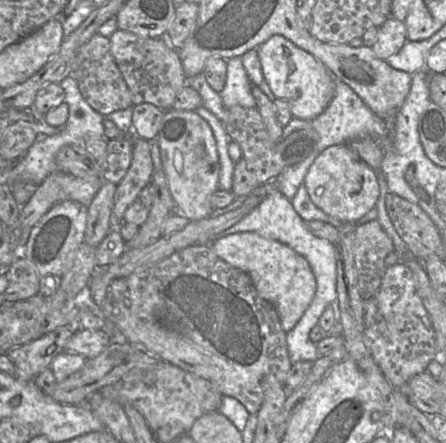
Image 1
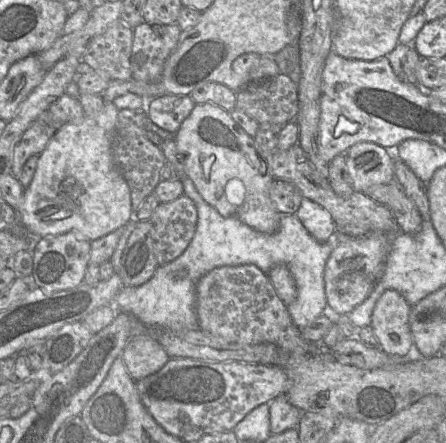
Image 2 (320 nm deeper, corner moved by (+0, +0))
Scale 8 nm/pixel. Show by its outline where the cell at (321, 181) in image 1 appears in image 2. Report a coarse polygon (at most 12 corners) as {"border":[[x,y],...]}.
{"border":[[359,142],[346,152],[357,192],[394,180],[386,149]]}

